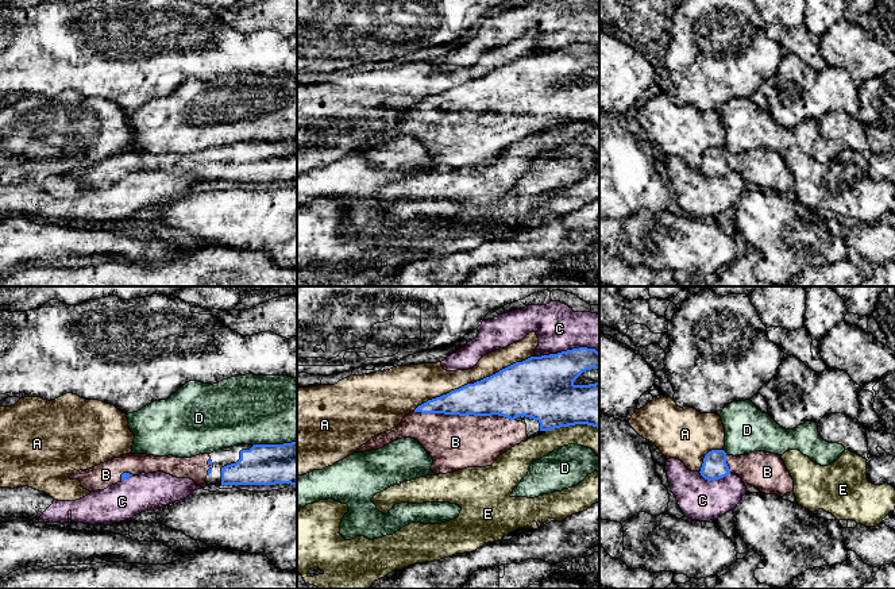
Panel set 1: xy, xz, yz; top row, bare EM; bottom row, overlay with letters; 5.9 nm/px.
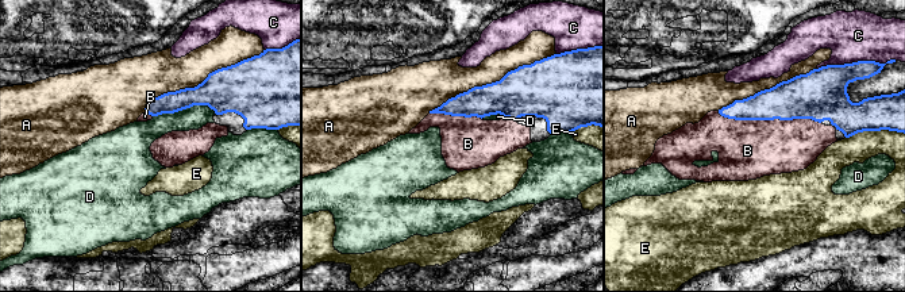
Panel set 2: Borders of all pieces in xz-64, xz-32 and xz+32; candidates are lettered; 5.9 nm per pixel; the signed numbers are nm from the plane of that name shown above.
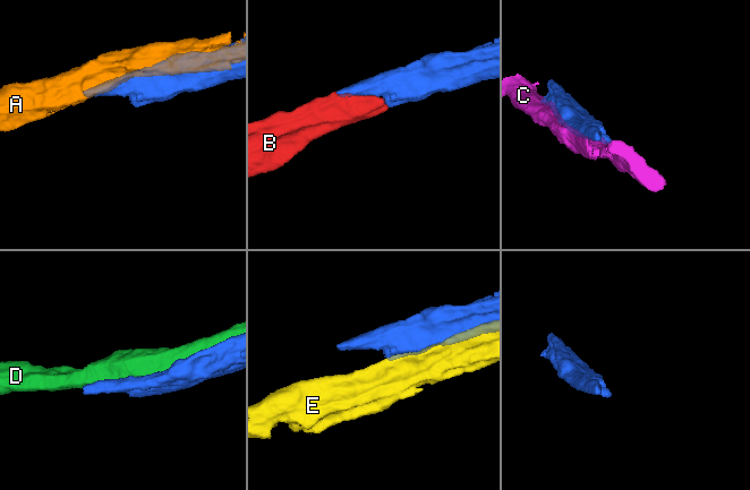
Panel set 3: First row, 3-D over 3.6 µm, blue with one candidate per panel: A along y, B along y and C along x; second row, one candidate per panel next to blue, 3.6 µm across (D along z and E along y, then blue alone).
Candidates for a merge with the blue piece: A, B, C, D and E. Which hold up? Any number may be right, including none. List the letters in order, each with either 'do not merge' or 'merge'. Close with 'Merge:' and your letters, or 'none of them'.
A: do not merge
B: merge
C: do not merge
D: do not merge
E: do not merge
Merge: B

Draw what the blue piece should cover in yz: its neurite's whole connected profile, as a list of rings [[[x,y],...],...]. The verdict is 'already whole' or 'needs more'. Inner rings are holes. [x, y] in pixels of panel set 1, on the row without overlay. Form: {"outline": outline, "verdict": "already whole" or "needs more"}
{"outline": [[[724,147],[709,149],[701,165],[701,173],[715,178],[733,170],[744,182],[752,182],[765,192],[783,195],[794,189],[794,177],[782,157],[782,153],[755,149],[740,154],[728,153]]], "verdict": "needs more"}

